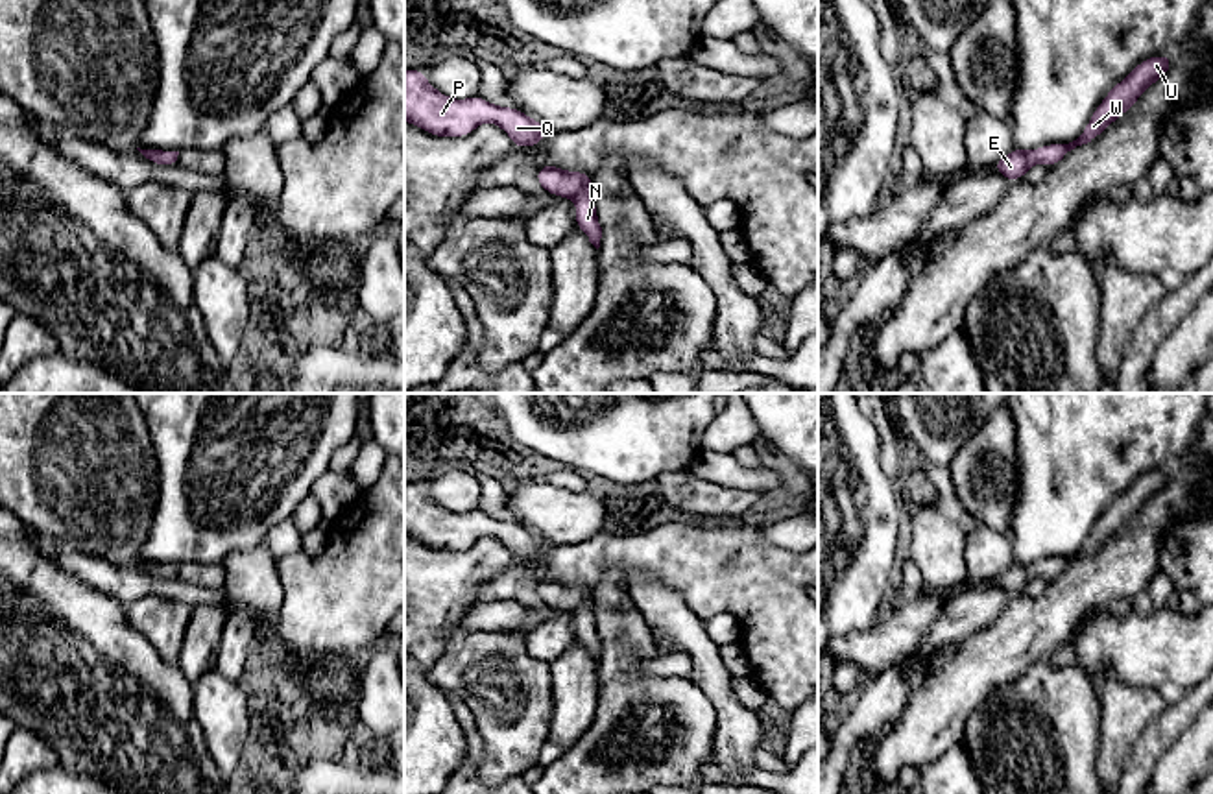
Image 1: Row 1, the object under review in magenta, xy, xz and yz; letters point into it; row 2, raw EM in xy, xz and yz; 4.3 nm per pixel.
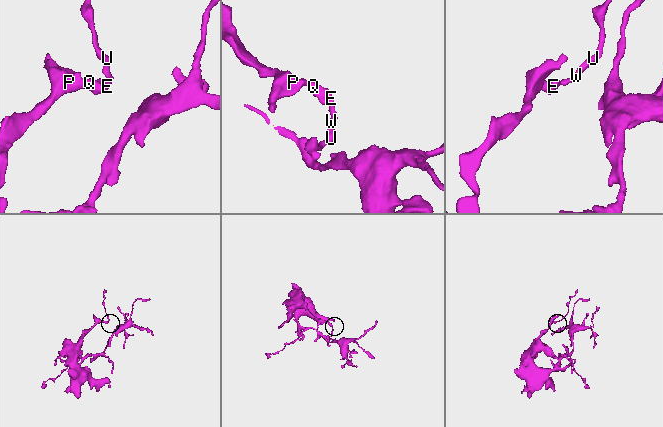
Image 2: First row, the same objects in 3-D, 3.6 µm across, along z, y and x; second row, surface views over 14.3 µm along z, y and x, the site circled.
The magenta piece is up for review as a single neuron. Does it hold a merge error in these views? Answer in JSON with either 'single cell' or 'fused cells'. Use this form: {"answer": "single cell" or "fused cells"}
{"answer": "single cell"}

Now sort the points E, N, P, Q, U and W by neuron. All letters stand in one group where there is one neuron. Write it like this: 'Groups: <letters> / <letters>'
Groups: E N P Q U W

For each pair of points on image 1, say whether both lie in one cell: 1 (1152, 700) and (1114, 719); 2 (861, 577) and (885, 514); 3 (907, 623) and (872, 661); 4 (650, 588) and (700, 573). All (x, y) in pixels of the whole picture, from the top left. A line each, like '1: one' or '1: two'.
1: one
2: one
3: one
4: two

